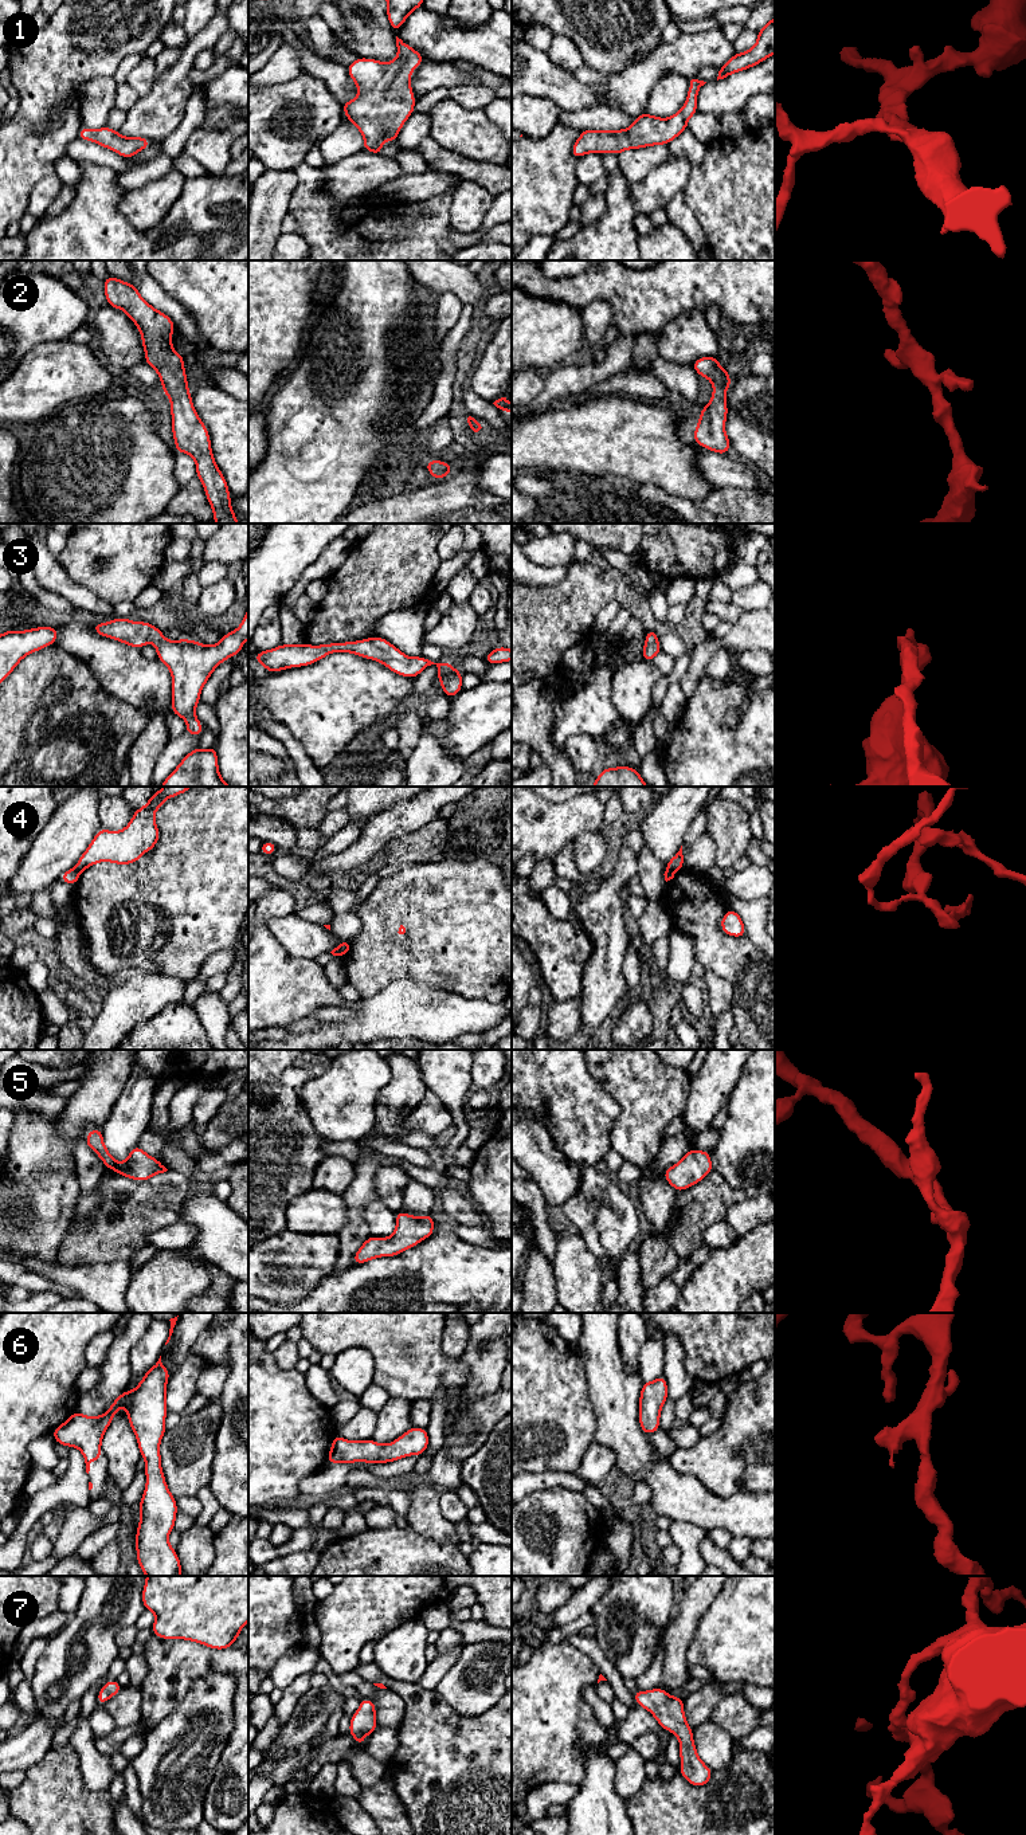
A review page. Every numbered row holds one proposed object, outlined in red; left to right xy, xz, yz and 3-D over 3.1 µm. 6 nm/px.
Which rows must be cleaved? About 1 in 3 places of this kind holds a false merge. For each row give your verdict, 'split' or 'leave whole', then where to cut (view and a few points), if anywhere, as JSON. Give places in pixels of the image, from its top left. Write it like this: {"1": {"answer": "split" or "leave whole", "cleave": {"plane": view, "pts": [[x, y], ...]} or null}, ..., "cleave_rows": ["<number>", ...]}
{"1": {"answer": "leave whole", "cleave": null}, "2": {"answer": "leave whole", "cleave": null}, "3": {"answer": "leave whole", "cleave": null}, "4": {"answer": "split", "cleave": {"plane": "xy", "pts": [[74, 867], [79, 871]]}}, "5": {"answer": "leave whole", "cleave": null}, "6": {"answer": "leave whole", "cleave": null}, "7": {"answer": "leave whole", "cleave": null}, "cleave_rows": ["4"]}

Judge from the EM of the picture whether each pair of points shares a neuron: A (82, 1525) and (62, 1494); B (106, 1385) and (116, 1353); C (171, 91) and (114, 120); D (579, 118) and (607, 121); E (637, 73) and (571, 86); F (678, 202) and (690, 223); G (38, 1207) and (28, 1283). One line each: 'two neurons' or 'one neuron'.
A: two neurons
B: one neuron
C: two neurons
D: one neuron
E: two neurons
F: one neuron
G: two neurons

